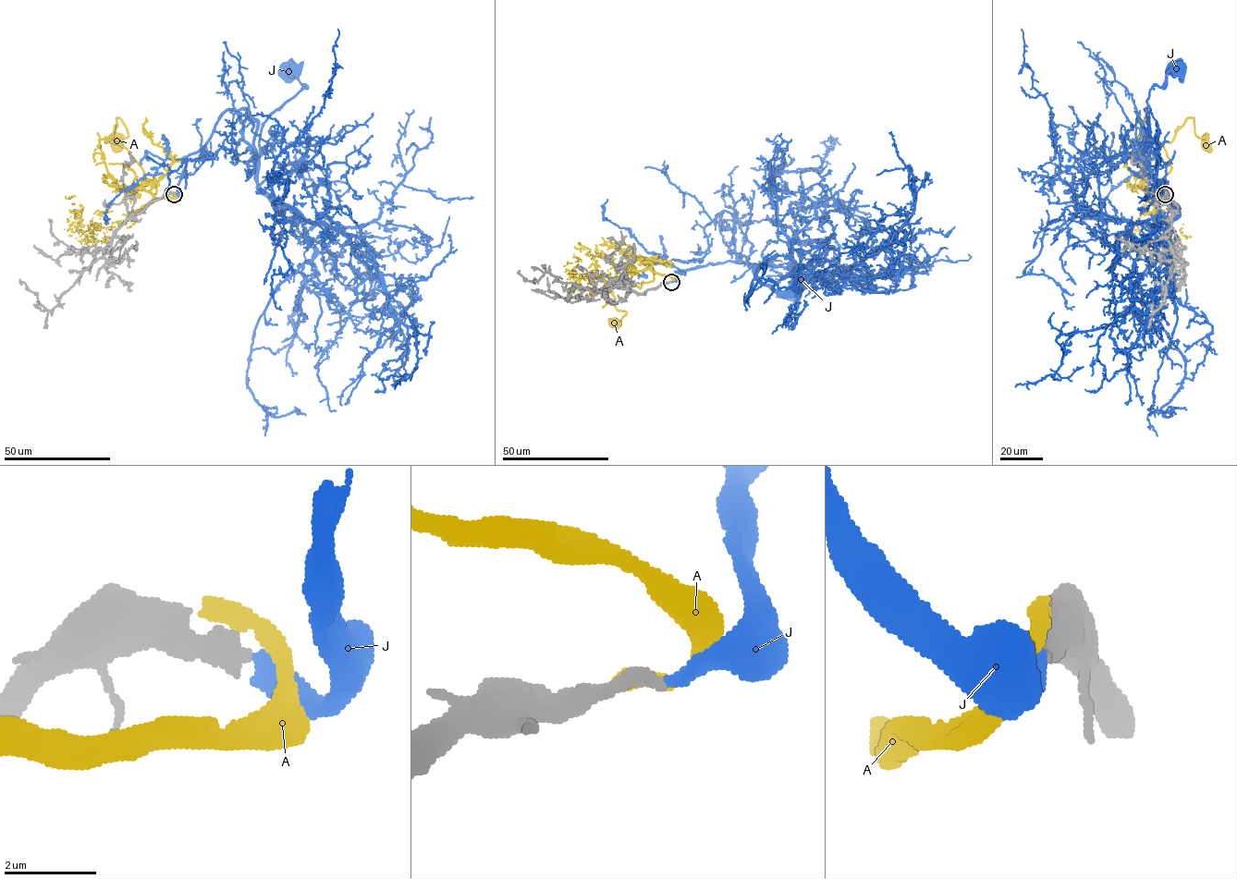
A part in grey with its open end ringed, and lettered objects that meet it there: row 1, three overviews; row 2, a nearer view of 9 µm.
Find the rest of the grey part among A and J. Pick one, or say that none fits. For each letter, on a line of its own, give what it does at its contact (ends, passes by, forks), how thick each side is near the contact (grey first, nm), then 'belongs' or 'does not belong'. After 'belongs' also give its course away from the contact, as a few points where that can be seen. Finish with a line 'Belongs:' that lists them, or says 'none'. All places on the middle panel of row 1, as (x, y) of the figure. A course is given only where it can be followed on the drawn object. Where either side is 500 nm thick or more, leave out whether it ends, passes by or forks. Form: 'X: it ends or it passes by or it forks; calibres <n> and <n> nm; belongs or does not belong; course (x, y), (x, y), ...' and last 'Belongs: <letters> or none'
A: calibres 550 and 500 nm; does not belong
J: it ends; calibres 480 and 400 nm; belongs; course (671, 282), (676, 272), (685, 274), (709, 263), (788, 263), (804, 275), (793, 282), (790, 292)
Belongs: J

